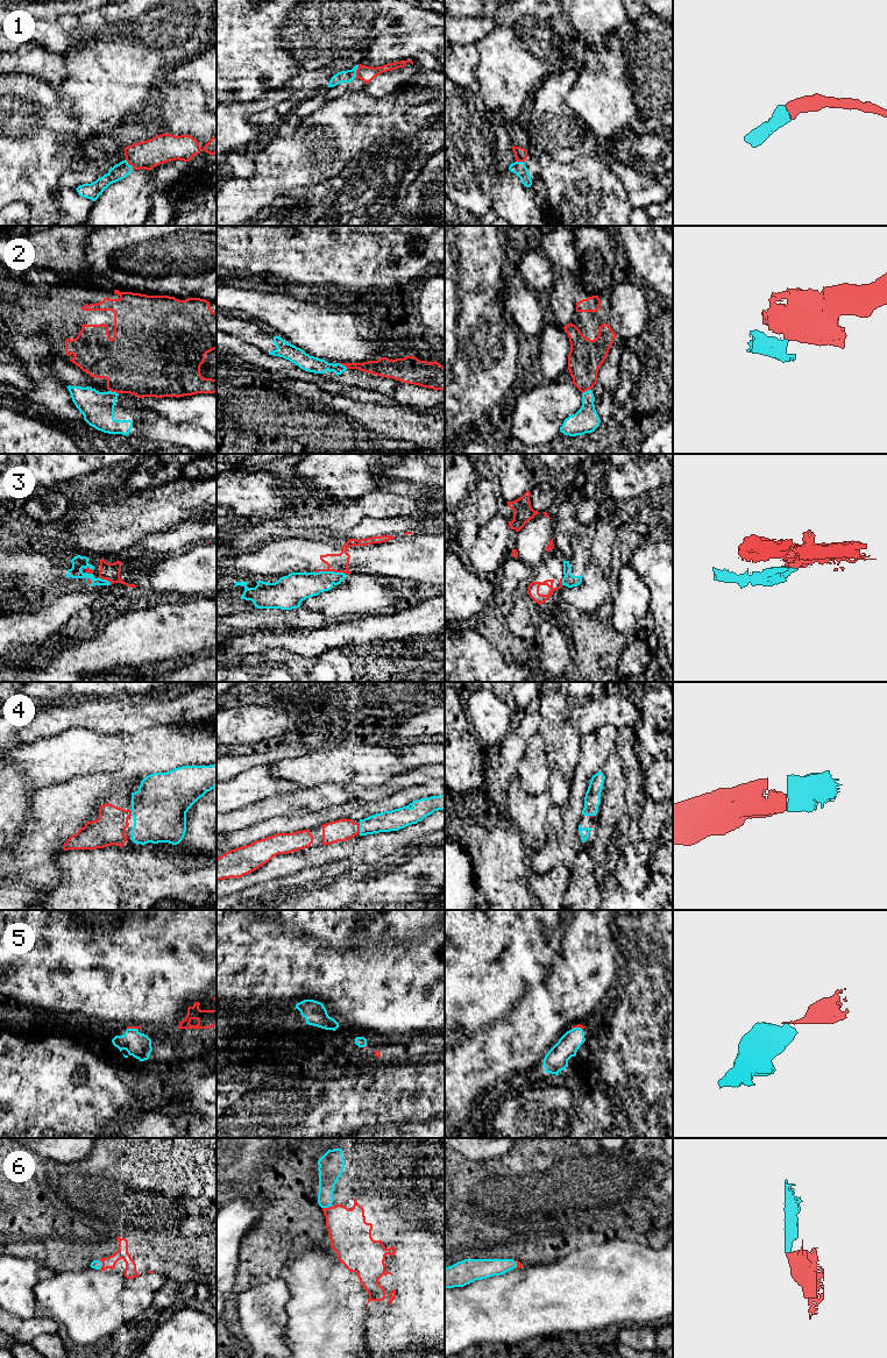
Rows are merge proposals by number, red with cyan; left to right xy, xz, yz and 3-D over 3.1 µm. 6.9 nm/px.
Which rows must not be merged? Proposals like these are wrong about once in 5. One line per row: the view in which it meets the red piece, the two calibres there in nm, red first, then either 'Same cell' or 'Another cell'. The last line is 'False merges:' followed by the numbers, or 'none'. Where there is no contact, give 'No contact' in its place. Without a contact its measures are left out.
1: Touches red in xz. Thickness 110 nm (red) against 80 nm. Same cell
2: Touches red in xy. Thickness 440 nm (red) against 220 nm. Another cell
3: Touches red in xz. Thickness 130 nm (red) against 200 nm. Another cell
4: Touches red in xz. Thickness 150 nm (red) against 140 nm. Same cell
5: Touches red in xy. Thickness 20 nm (red) against 170 nm. Same cell
6: Touches red in xy. Thickness 90 nm (red) against 60 nm. Same cell
False merges: 2, 3

